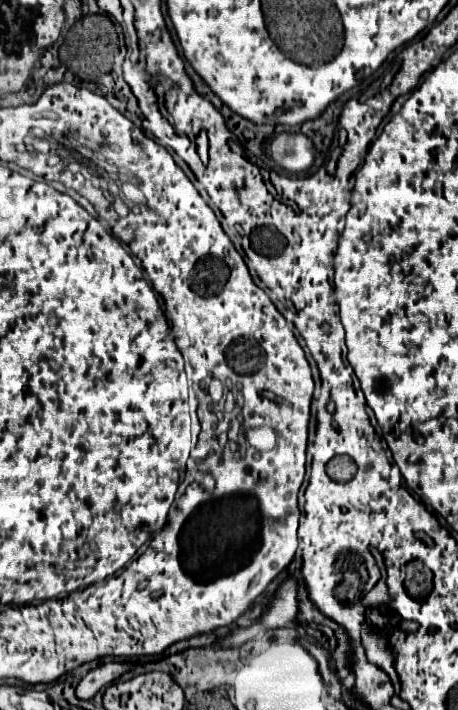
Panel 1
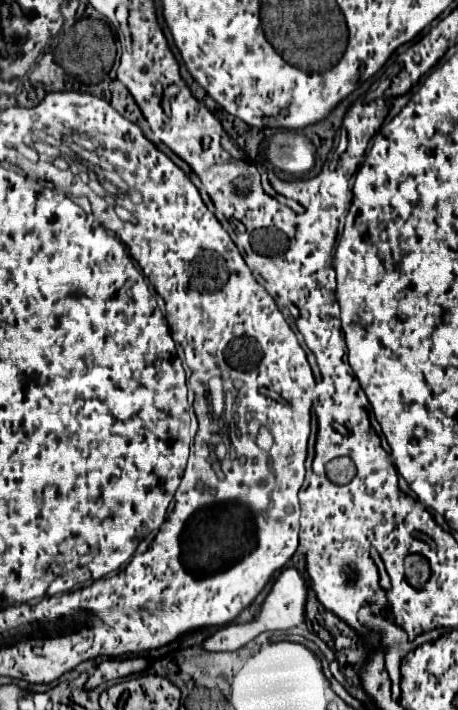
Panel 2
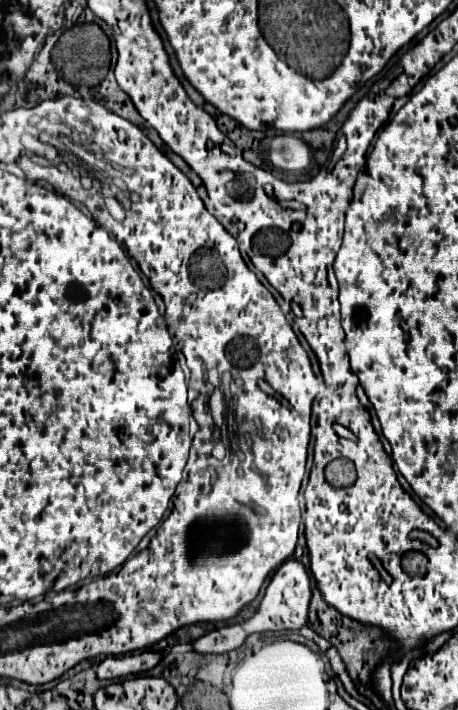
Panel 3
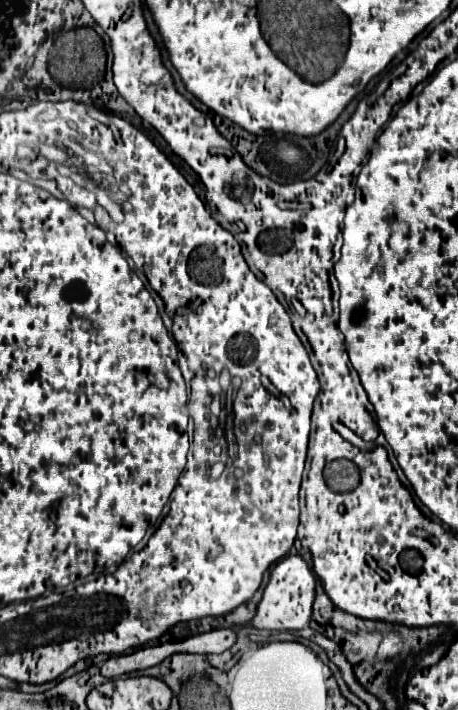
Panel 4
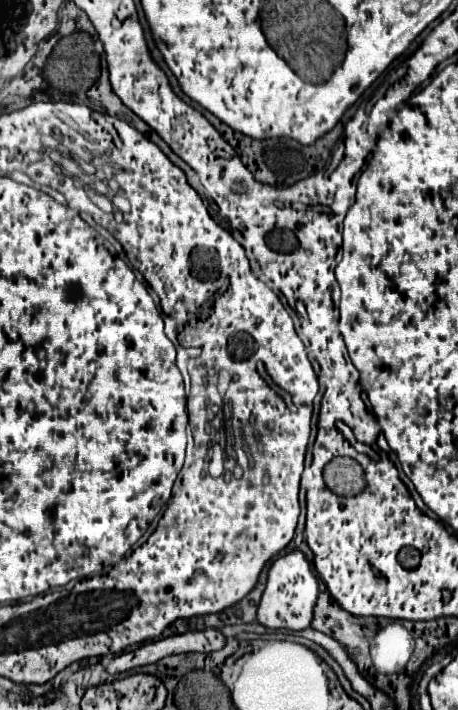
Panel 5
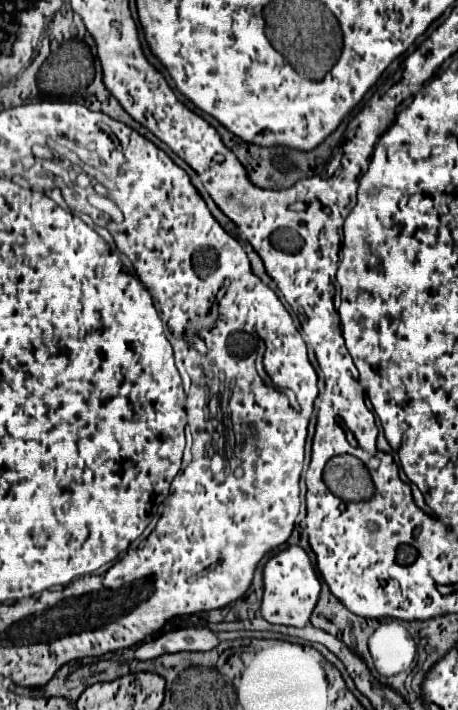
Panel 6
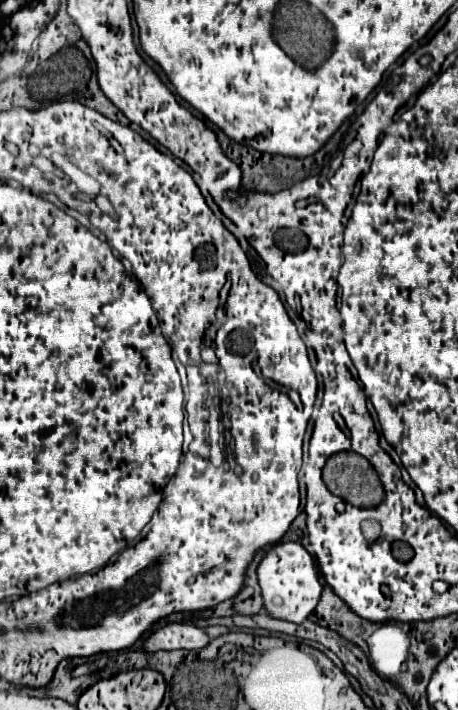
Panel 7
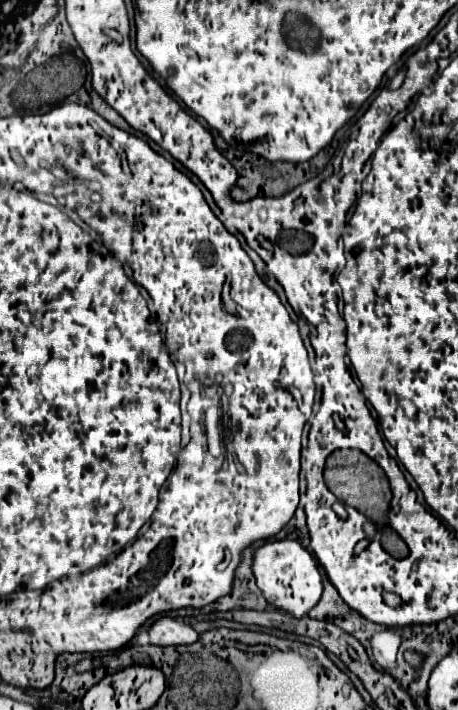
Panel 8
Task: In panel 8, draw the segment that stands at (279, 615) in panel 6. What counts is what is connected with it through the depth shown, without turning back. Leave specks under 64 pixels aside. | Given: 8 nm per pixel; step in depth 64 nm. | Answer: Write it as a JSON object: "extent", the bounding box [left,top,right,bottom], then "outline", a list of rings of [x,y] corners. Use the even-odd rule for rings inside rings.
{"extent":[252,540,322,618],"outline":[[[296,540],[266,542],[260,550],[256,550],[252,570],[266,602],[274,608],[288,612],[294,618],[306,616],[322,596],[322,576],[318,564],[314,556],[308,550],[304,550],[302,544]]]}

